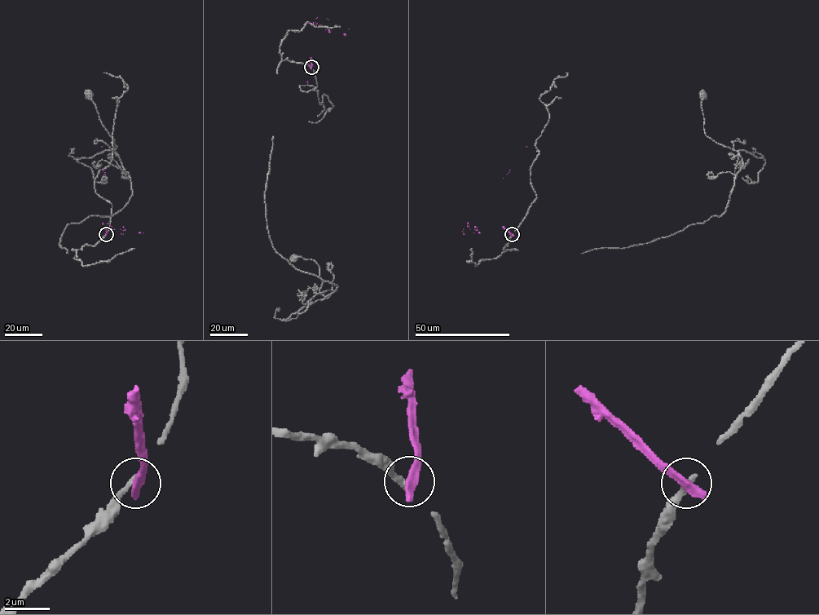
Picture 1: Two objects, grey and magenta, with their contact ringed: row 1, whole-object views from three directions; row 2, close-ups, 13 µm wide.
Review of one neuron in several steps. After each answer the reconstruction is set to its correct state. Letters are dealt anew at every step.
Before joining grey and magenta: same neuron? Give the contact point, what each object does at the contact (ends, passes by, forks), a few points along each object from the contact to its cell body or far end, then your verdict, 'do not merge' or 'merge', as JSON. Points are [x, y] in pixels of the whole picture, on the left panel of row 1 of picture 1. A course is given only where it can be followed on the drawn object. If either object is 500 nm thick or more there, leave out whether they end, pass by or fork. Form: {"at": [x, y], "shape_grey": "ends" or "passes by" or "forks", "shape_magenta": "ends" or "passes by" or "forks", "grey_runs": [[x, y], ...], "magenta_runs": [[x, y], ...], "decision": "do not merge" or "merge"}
{"at": [106, 234], "shape_grey": "ends", "shape_magenta": "ends", "grey_runs": [[105, 234], [94, 245], [68, 253], [59, 245], [68, 224], [110, 215], [131, 194], [114, 139], [89, 96]], "magenta_runs": [[106, 234], [102, 147]], "decision": "do not merge"}

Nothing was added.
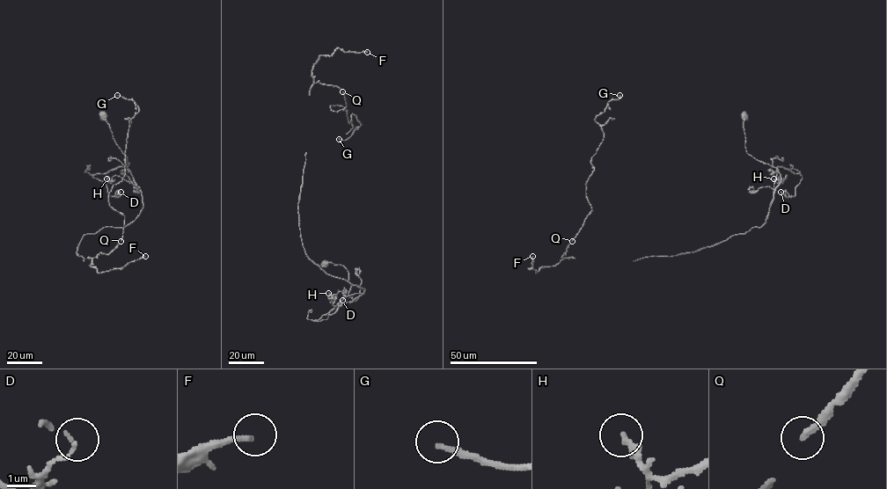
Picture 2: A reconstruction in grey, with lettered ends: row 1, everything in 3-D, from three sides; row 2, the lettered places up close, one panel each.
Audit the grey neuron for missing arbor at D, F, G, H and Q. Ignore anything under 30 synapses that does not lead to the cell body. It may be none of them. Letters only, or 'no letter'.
F, G

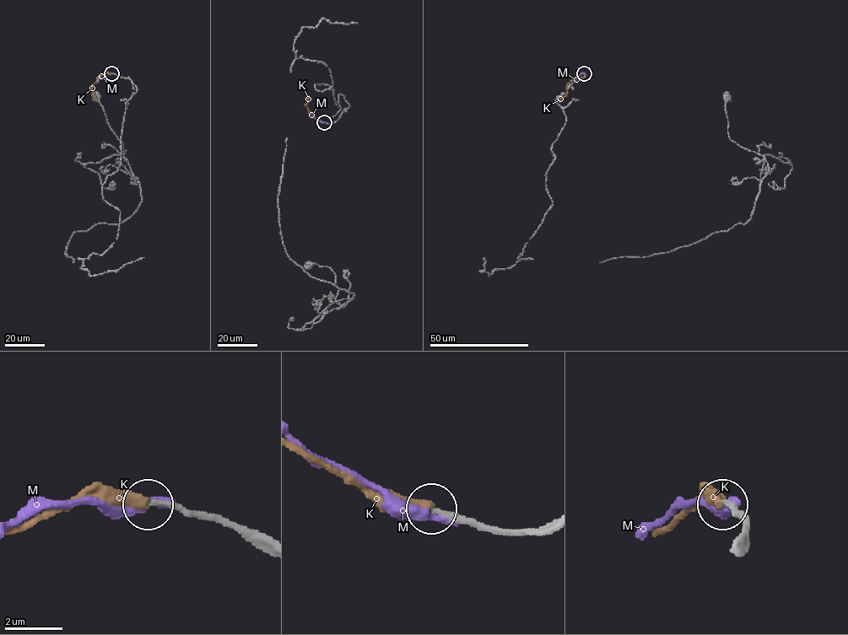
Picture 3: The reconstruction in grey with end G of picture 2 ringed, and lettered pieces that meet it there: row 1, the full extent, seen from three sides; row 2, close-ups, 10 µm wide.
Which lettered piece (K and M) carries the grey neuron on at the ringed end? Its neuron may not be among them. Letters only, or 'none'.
K

